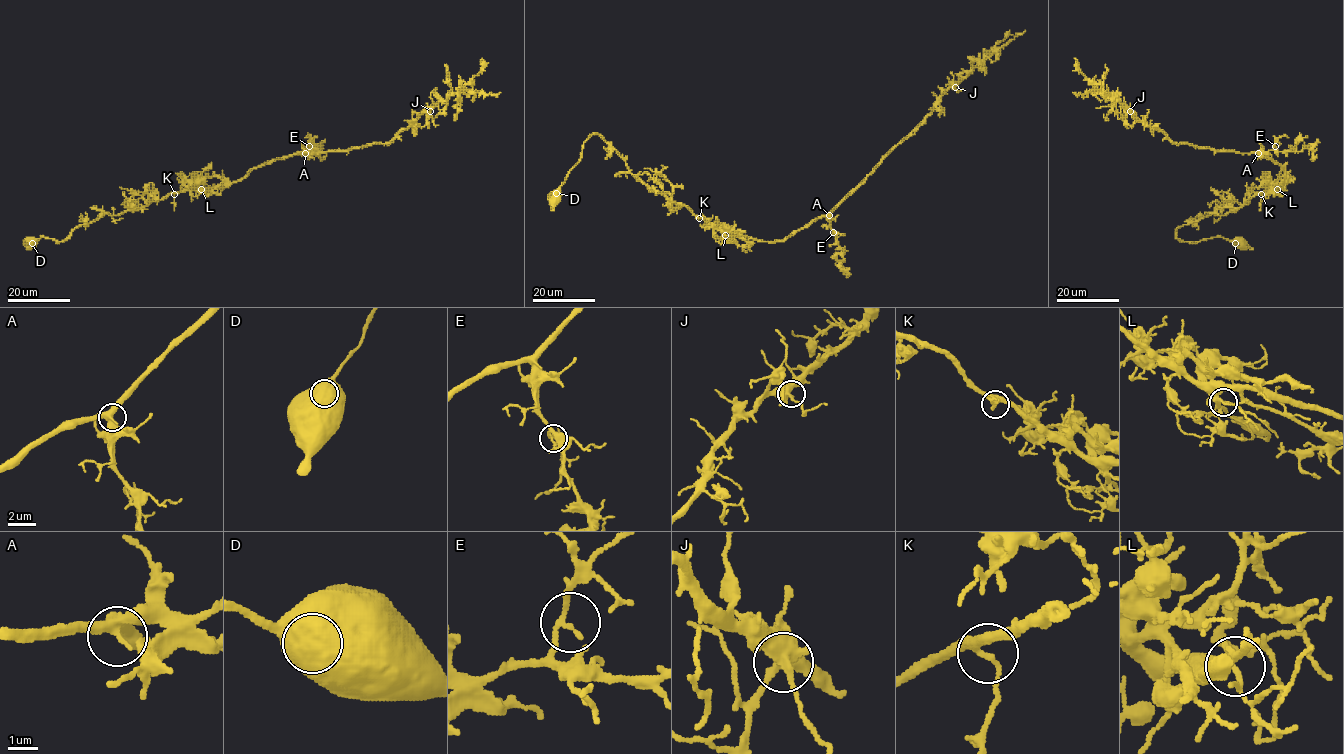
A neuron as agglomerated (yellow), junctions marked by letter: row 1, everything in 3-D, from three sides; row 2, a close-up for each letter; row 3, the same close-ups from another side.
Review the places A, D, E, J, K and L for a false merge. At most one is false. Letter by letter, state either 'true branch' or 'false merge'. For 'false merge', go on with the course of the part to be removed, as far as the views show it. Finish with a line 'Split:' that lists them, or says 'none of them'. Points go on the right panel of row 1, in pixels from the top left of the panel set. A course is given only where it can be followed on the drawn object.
A: true branch
D: true branch
E: true branch
J: true branch
K: true branch
L: true branch
Split: none of them

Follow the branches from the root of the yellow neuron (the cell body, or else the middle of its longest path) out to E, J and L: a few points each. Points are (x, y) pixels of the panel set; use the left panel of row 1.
E: (29, 243), (41, 236), (62, 242), (104, 213), (142, 209), (171, 193), (230, 185), (309, 146)
J: (29, 243), (62, 242), (104, 213), (171, 193), (230, 185), (299, 152), (387, 144), (430, 111)
L: (29, 243), (41, 236), (62, 242), (75, 228), (104, 213), (120, 215), (171, 193), (201, 189)

